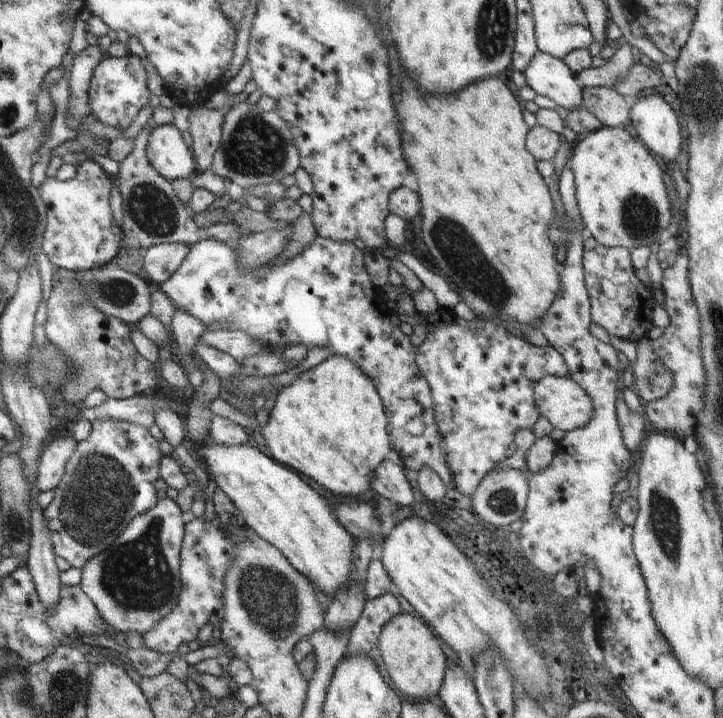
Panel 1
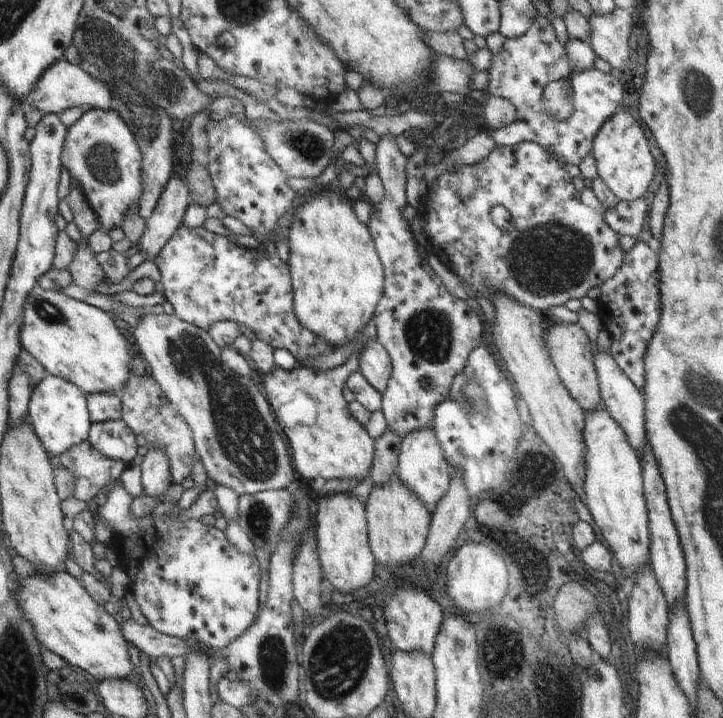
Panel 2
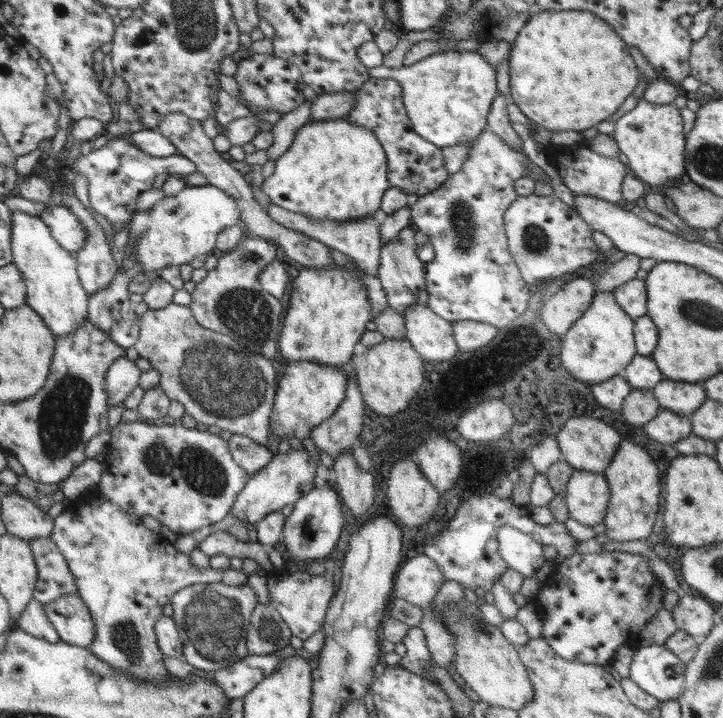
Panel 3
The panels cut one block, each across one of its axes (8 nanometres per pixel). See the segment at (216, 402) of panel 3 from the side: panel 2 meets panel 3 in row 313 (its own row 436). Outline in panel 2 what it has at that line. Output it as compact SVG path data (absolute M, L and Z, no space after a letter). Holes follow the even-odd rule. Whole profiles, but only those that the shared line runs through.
M131 360L131 374L122 391L116 393L122 404L122 421L131 429L135 435L143 434L146 438L146 445L159 447L167 455L172 484L181 484L184 479L191 476L193 461L198 459L191 431L184 420L178 415L174 406L166 400L159 385L145 372L143 378L137 377L132 372L133 362Z

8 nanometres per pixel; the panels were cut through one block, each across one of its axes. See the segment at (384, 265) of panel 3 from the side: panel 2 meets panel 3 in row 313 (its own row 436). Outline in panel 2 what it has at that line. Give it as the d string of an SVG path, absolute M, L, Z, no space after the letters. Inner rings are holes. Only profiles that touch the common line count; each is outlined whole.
M391 133L382 136L376 148L375 166L382 181L383 197L376 207L376 212L371 214L370 221L366 224L369 234L373 239L376 253L381 261L384 274L384 292L376 306L372 322L377 329L377 340L384 346L392 364L392 374L384 390L381 400L381 410L394 434L400 438L408 432L416 432L418 428L433 426L434 408L446 398L454 395L452 382L458 372L466 368L470 352L480 346L480 334L484 332L479 315L475 313L462 296L454 296L442 284L442 280L427 264L425 258L418 253L417 240L413 234L410 222L403 220L401 210L406 206L406 178L407 158L393 142Z

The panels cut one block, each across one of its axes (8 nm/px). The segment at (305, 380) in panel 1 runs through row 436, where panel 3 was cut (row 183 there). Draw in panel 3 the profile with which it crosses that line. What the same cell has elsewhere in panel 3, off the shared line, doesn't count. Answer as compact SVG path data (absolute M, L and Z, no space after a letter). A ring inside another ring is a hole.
M345 117L336 120L314 122L308 121L306 124L301 125L301 127L295 132L290 148L287 148L287 151L283 152L282 156L279 156L275 160L274 172L269 178L264 179L261 190L264 192L264 194L266 194L266 196L268 196L268 198L270 198L271 204L285 208L290 212L303 214L304 216L310 217L315 221L321 221L324 219L333 221L347 221L361 219L362 217L374 217L381 208L381 202L384 193L391 187L387 178L386 164L385 150L383 149L382 144L378 142L378 139L375 138L374 133L370 129L364 128L362 125L351 123Z

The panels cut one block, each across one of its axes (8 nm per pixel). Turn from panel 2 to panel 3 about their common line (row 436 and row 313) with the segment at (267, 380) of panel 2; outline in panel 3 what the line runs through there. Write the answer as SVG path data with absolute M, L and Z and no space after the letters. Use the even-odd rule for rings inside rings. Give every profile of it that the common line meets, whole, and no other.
M342 265L329 269L303 267L293 280L289 308L278 341L279 367L291 362L314 361L346 368L372 318L366 287L354 273Z

